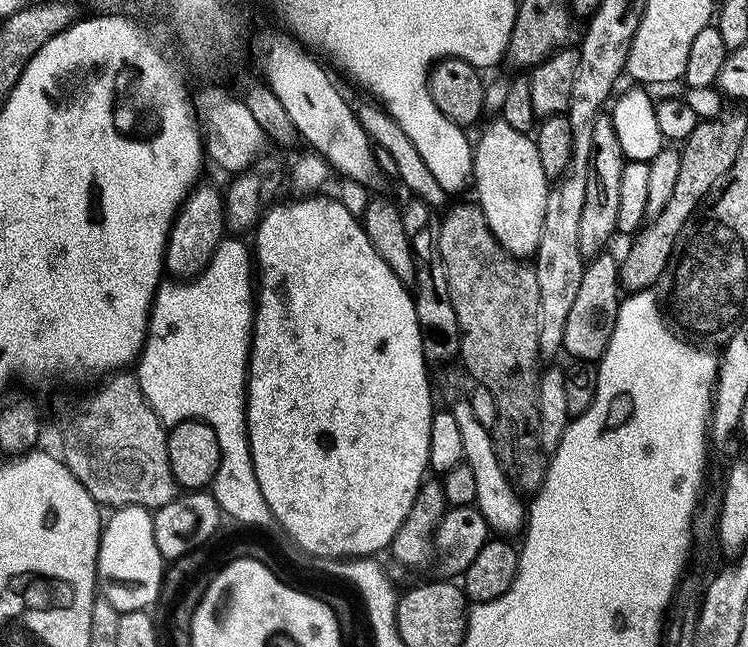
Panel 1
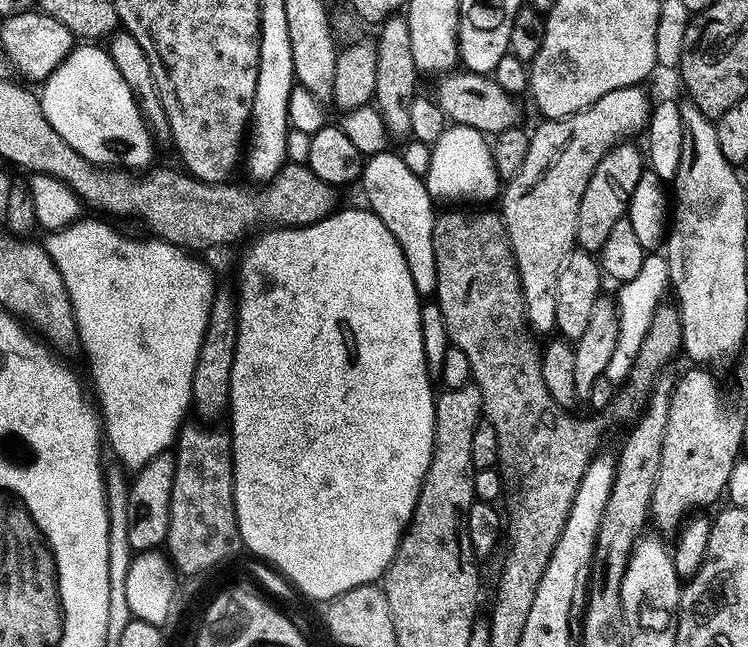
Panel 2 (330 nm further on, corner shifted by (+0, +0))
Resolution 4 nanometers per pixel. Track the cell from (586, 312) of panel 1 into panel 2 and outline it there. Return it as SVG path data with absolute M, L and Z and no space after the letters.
M625 142L616 144L602 158L602 162L598 162L598 166L594 170L594 174L590 178L590 182L586 186L586 194L582 194L582 206L578 206L578 230L576 231L577 245L585 252L593 254L599 253L600 247L605 244L610 230L620 220L625 219L628 214L628 205L632 191L635 190L635 184L642 178L646 171L646 156L643 151L640 152L635 148L635 143Z

